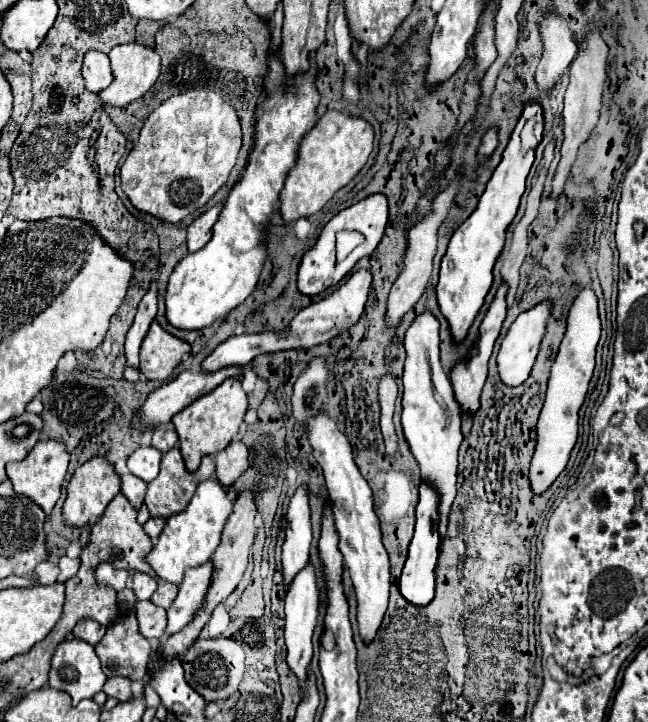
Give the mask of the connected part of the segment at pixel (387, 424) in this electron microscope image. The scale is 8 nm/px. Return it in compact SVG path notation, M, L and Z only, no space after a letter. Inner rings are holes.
M384 374L380 378L380 384L378 384L378 402L380 402L380 428L382 428L382 436L384 436L388 456L394 456L394 452L398 448L398 440L396 440L394 424L392 424L396 394L398 394L398 388L396 388L394 376Z

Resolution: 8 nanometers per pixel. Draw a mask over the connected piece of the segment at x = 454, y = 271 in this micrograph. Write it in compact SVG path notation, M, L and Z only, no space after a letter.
M526 102L524 110L512 130L510 142L502 152L502 160L496 166L492 178L486 184L486 190L472 212L472 216L454 230L452 240L448 244L448 250L442 258L440 266L440 282L436 286L438 290L438 304L442 314L450 322L452 336L456 340L462 340L472 326L478 310L484 304L484 298L490 290L492 284L492 268L496 258L502 252L504 246L504 234L512 218L516 216L520 196L524 194L524 184L526 176L530 172L530 166L534 162L534 150L538 142L542 140L542 130L544 130L544 116L542 116L542 106L540 102Z

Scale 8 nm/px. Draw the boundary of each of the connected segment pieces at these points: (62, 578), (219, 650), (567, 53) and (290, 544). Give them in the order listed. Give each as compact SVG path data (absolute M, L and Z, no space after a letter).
M62 556L58 566L60 566L58 582L66 582L68 578L72 578L72 576L78 572L78 568L80 568L80 560L78 560L78 558L76 558L76 560L70 560L68 556Z
M198 638L194 646L182 656L182 664L184 664L184 678L206 702L224 702L230 694L238 690L238 684L242 680L244 650L238 642L228 638L214 638L214 640Z
M550 10L542 12L540 40L542 40L542 58L536 68L536 82L540 92L546 92L566 72L578 48L568 22L560 14Z
M298 488L290 500L286 514L286 540L282 544L282 586L290 588L294 576L308 564L308 550L312 542L310 508L306 488Z

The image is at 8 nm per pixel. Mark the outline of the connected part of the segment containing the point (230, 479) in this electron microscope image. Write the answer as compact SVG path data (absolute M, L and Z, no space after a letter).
M234 440L232 444L228 444L228 448L224 448L214 456L214 462L216 462L216 480L220 480L220 484L228 488L246 472L248 448L240 440Z

